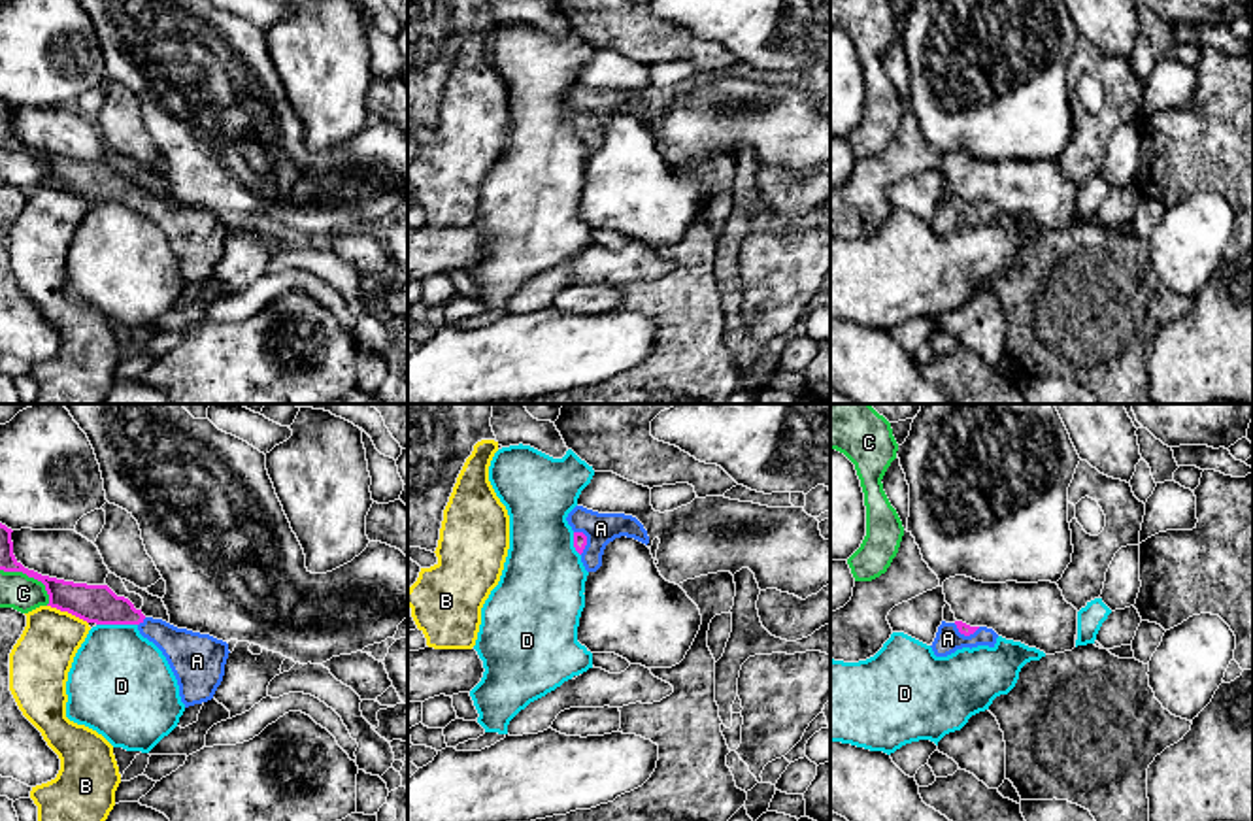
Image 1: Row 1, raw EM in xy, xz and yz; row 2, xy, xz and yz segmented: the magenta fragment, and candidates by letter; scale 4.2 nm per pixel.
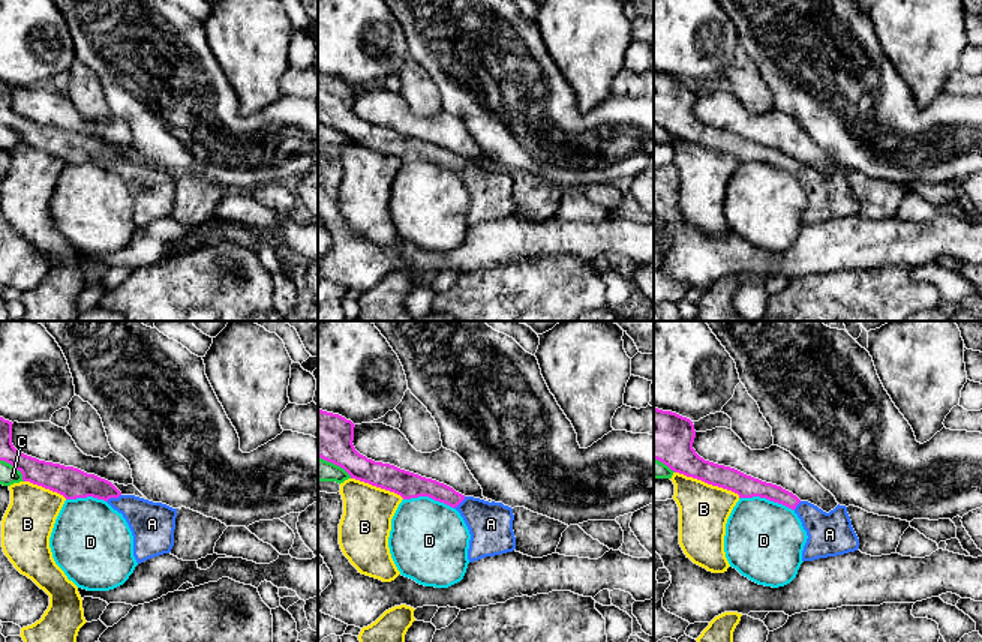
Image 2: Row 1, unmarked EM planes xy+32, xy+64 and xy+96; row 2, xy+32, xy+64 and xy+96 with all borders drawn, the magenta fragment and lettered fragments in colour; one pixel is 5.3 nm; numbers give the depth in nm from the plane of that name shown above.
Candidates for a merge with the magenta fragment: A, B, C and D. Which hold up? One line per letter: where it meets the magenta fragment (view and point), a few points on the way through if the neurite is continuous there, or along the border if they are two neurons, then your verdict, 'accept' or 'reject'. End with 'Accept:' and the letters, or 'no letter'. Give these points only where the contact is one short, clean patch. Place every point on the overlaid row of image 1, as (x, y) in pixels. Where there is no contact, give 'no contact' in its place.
A: meets magenta in xz at (585, 540); runs through xz (580, 540), (585, 540), (601, 529); accept
B: meets magenta in xy at (68, 612); reject
C: meets magenta in xy at (31, 576); reject
D: meets magenta in xy at (117, 623); border along xy (97, 623), (136, 625); reject
Accept: A

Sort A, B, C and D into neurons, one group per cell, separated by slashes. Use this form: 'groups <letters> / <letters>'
groups A / B / C / D

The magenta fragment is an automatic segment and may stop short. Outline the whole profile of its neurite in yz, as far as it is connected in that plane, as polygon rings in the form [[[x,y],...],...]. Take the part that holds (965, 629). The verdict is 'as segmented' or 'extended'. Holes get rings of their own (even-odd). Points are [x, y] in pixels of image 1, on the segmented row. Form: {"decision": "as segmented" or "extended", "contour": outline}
{"decision": "extended", "contour": [[[962,621],[945,623],[938,627],[936,638],[932,642],[932,651],[936,657],[947,657],[962,647],[989,645],[994,647],[998,634],[987,627],[970,627]]]}

